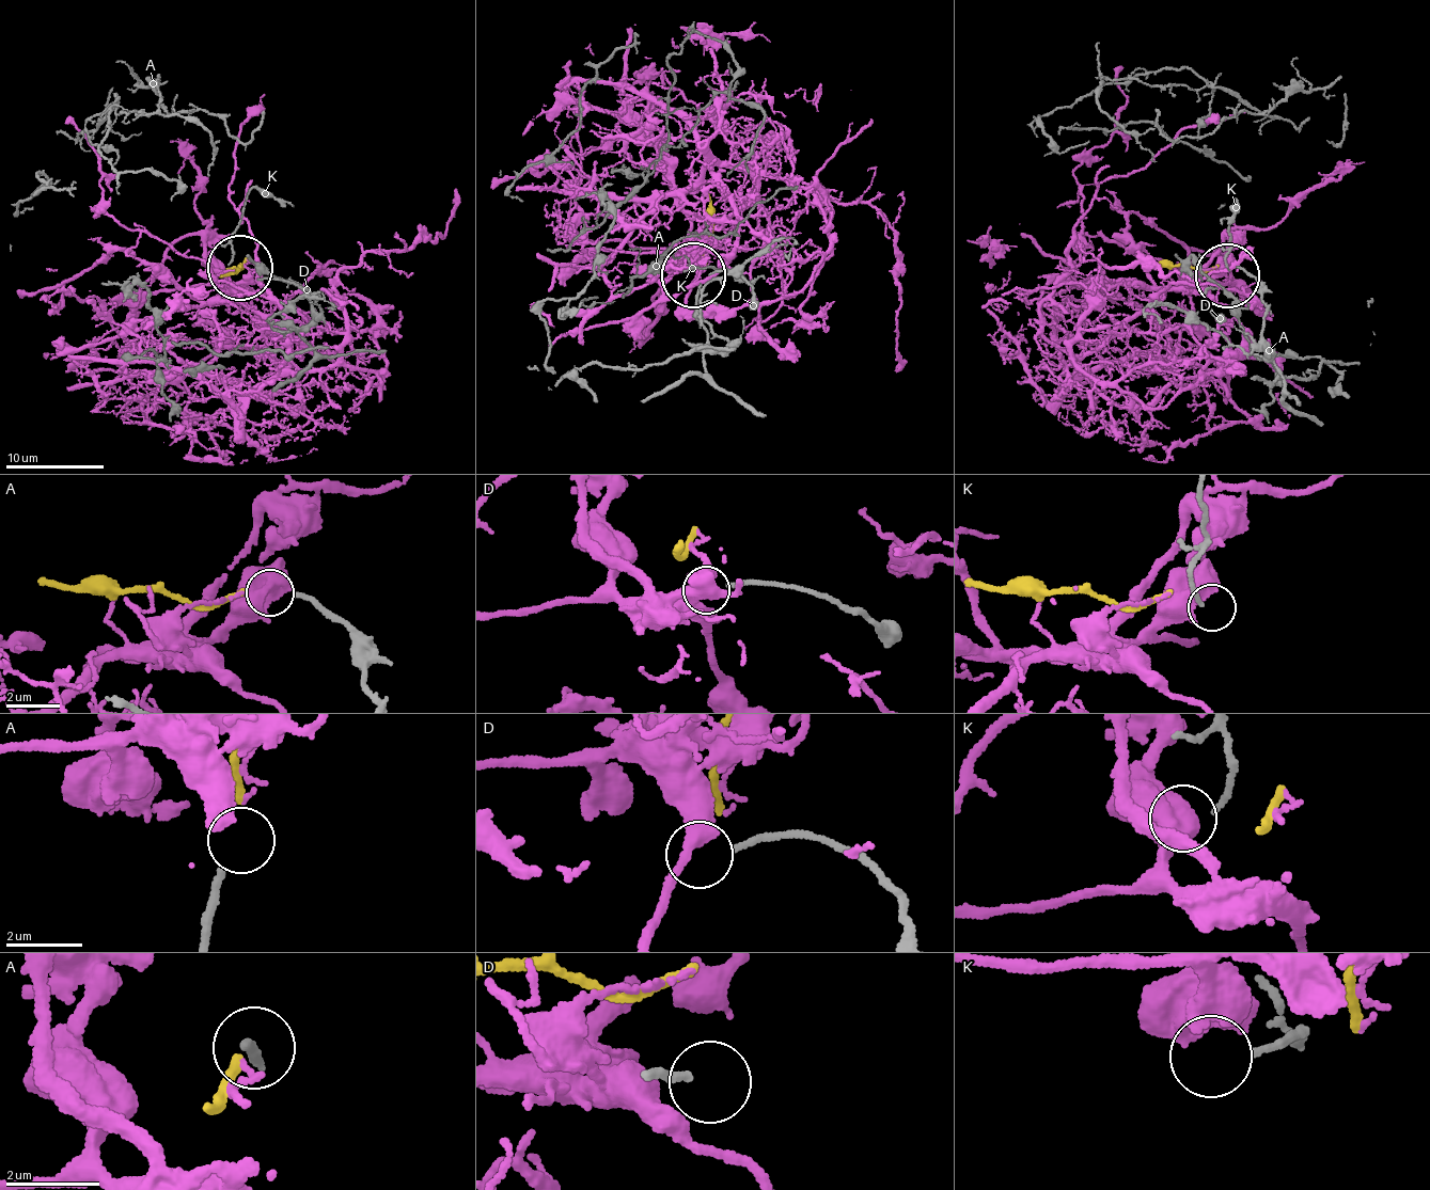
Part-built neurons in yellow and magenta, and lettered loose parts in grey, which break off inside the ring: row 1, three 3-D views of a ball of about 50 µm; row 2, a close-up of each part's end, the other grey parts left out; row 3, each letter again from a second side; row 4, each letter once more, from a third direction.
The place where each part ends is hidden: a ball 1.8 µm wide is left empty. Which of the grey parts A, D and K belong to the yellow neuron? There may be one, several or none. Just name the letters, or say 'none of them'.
A

